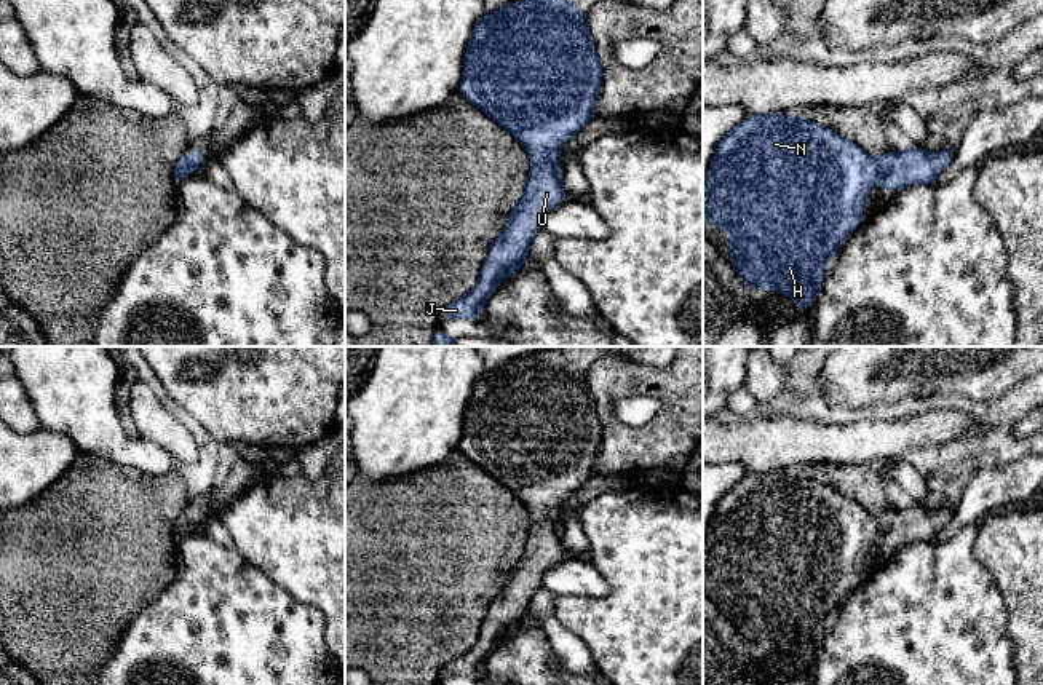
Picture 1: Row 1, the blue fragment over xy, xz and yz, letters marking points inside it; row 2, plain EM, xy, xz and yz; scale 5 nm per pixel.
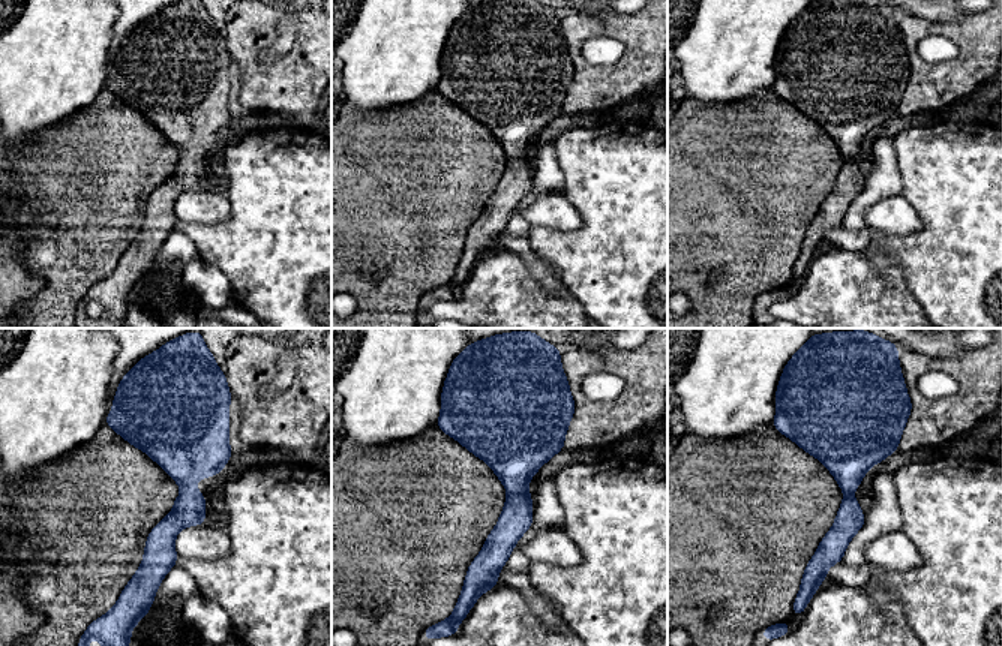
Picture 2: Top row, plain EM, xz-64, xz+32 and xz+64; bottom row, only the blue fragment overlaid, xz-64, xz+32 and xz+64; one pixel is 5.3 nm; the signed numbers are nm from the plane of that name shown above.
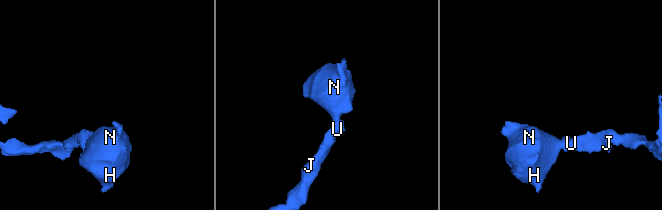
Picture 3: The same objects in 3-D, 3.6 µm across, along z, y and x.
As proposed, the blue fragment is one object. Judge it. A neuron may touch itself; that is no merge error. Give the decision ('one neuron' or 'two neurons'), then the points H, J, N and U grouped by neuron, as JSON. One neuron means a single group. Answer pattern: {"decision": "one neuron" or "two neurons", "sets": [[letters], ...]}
{"decision": "one neuron", "sets": [["H", "J", "N", "U"]]}

